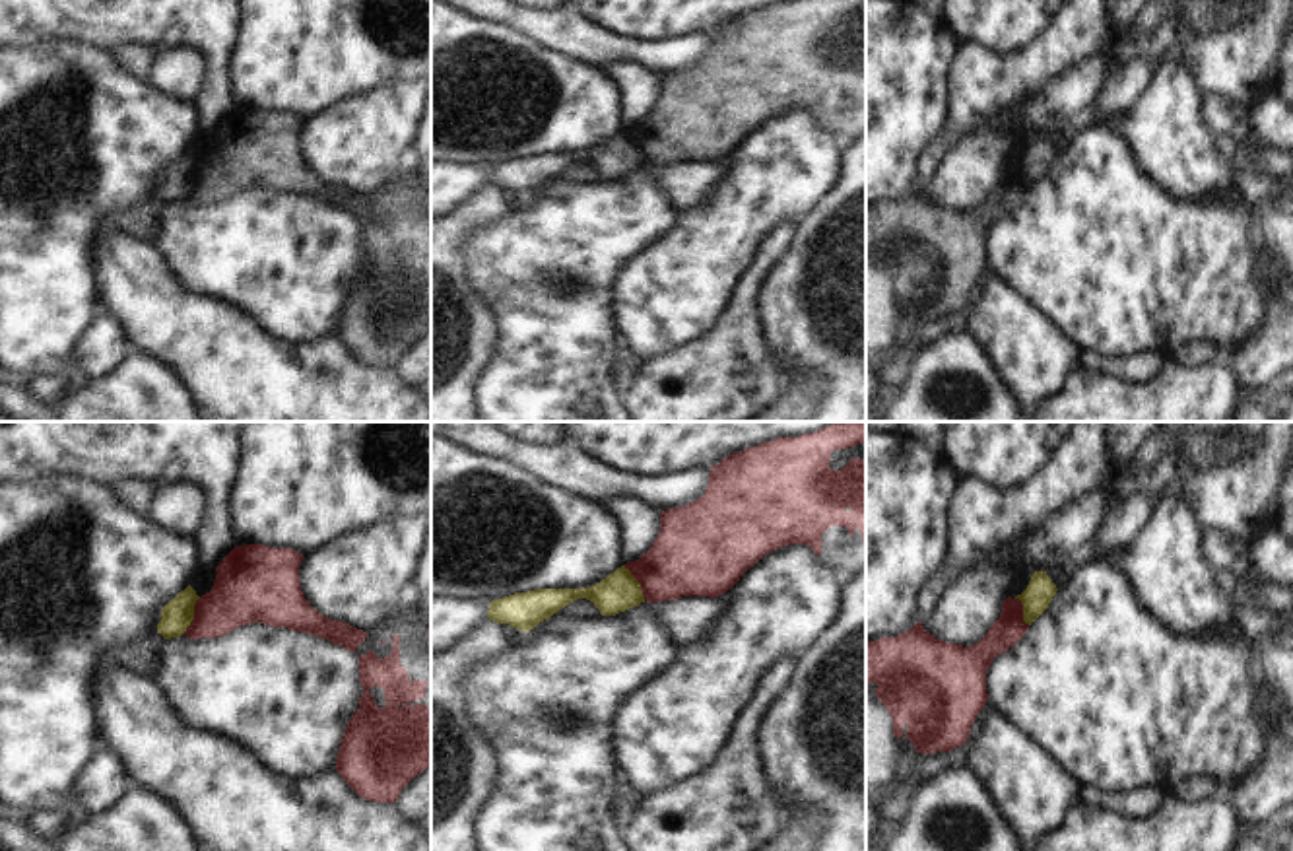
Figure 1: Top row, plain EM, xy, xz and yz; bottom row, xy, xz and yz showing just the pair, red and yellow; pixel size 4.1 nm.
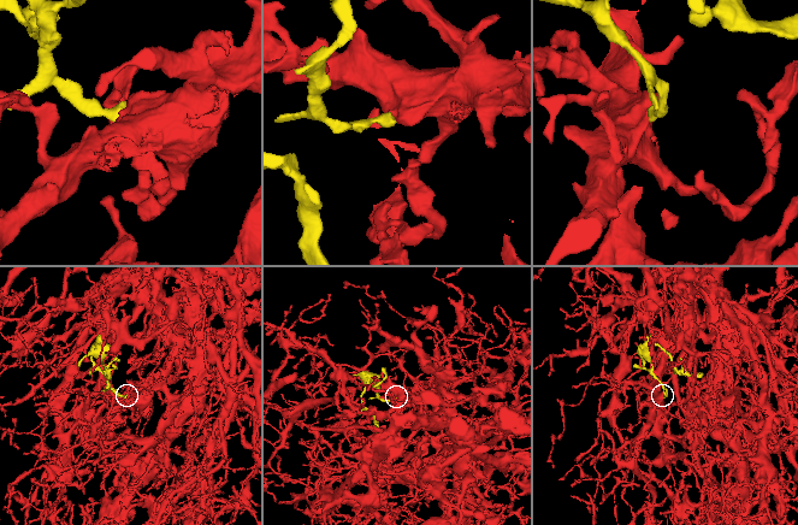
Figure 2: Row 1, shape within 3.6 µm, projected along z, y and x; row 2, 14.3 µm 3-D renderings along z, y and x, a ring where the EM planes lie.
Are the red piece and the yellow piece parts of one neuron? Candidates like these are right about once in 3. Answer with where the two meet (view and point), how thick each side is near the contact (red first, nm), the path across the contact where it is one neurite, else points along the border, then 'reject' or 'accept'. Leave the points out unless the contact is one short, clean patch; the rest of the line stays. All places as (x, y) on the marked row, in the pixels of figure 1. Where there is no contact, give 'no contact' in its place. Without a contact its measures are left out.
contact xy (195, 616); calibres 280 and 130 nm; border xy (200, 597), (193, 609), (191, 624), (181, 634); reject

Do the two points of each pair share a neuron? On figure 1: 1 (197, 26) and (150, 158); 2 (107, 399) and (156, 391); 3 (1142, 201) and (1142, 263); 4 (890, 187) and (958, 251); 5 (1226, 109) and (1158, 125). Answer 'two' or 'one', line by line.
1: two
2: one
3: one
4: two
5: two

